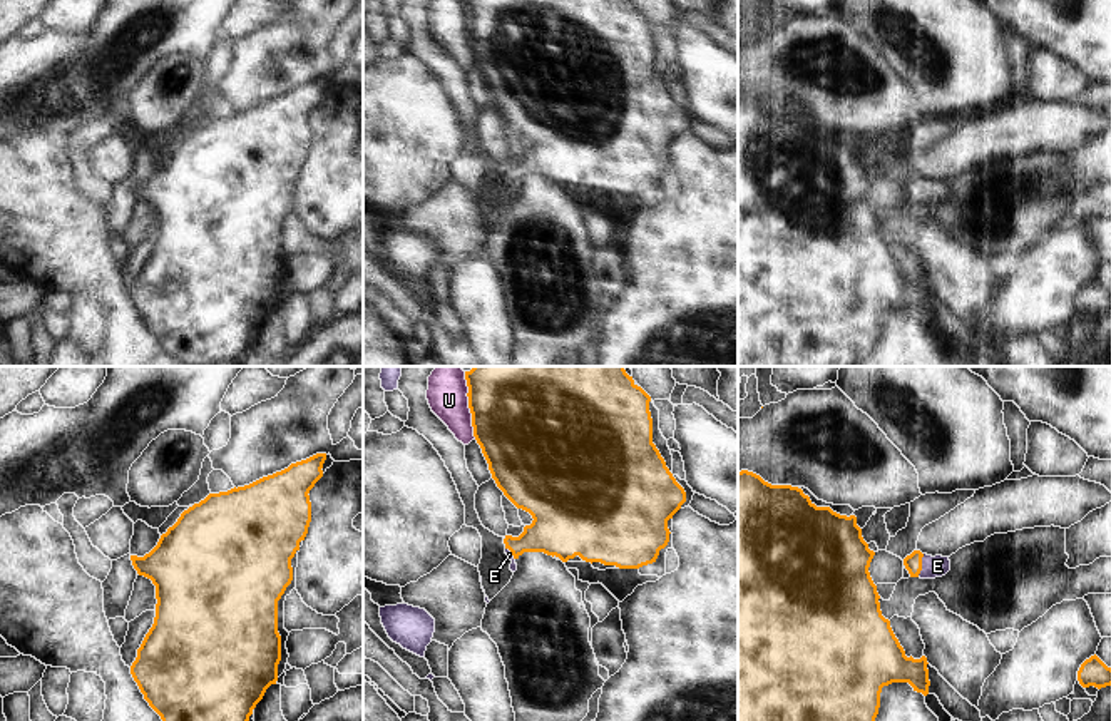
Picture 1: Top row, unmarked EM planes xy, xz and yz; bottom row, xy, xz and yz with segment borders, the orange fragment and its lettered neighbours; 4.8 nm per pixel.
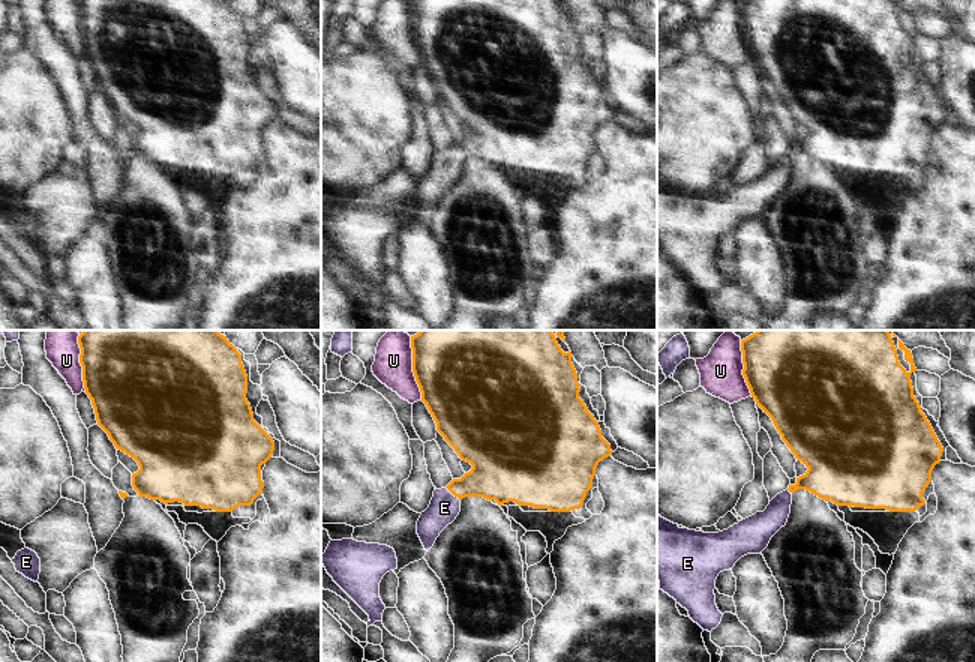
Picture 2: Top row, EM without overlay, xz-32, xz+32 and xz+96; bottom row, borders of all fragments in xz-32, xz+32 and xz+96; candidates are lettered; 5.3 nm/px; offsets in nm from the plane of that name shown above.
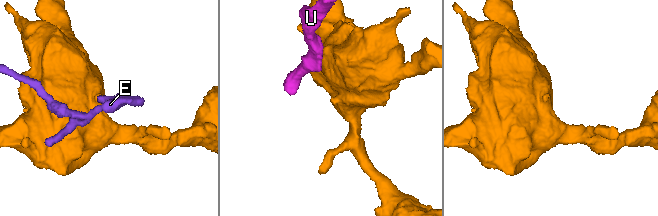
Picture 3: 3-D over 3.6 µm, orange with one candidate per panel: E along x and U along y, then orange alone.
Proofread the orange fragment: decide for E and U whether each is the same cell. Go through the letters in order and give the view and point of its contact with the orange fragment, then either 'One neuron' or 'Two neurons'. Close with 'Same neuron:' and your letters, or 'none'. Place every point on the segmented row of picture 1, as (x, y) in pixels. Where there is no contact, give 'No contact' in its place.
E: Touches orange at yz (921, 566). One neuron
U: Touches orange at xz (469, 405). Two neurons
Same neuron: E

